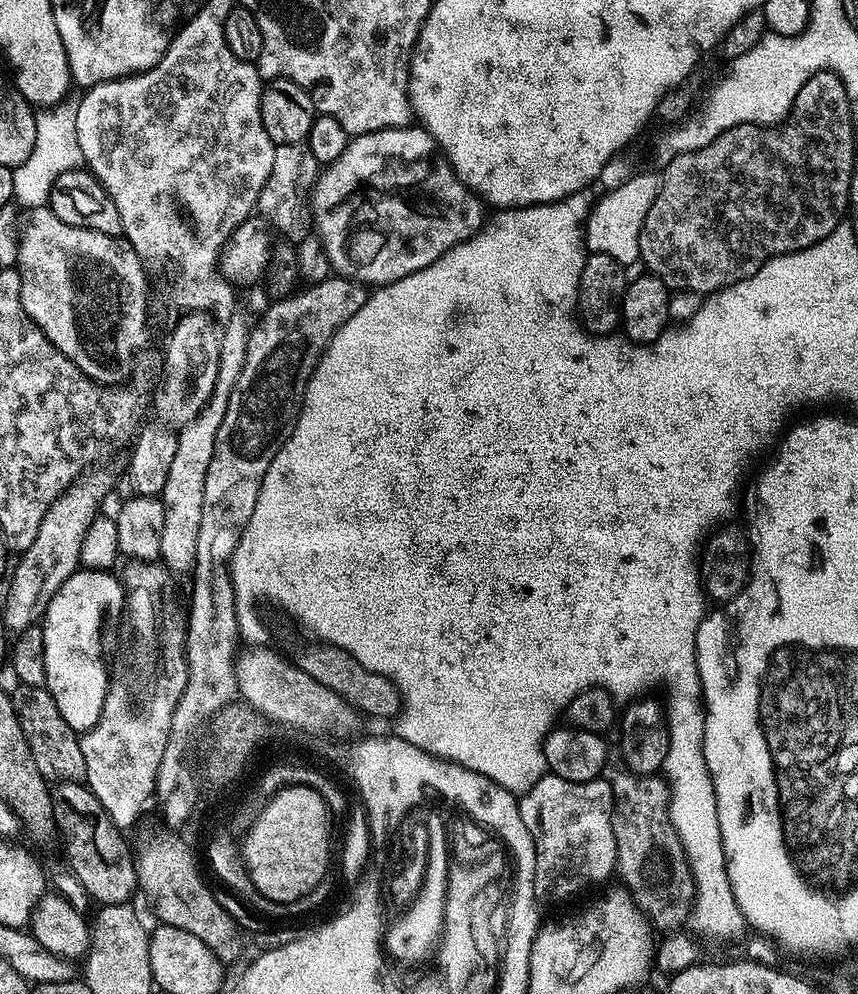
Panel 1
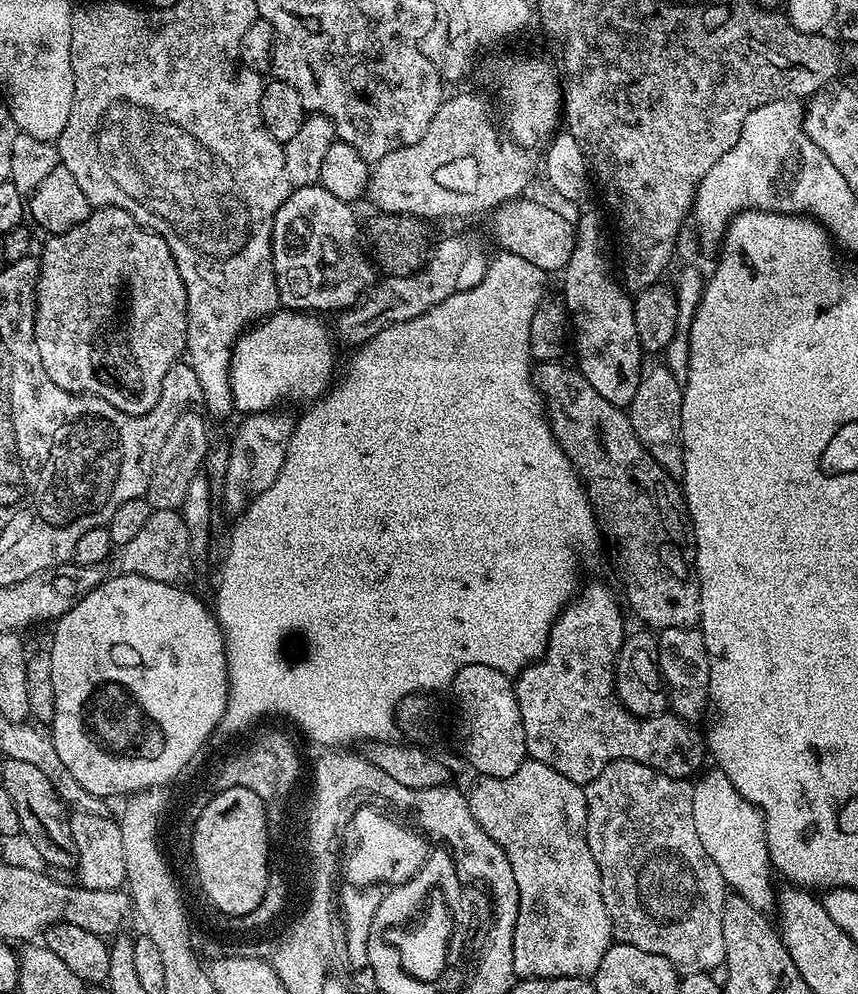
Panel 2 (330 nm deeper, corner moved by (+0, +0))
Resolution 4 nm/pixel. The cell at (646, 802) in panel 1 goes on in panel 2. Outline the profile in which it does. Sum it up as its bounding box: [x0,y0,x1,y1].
[584,759,726,973]

